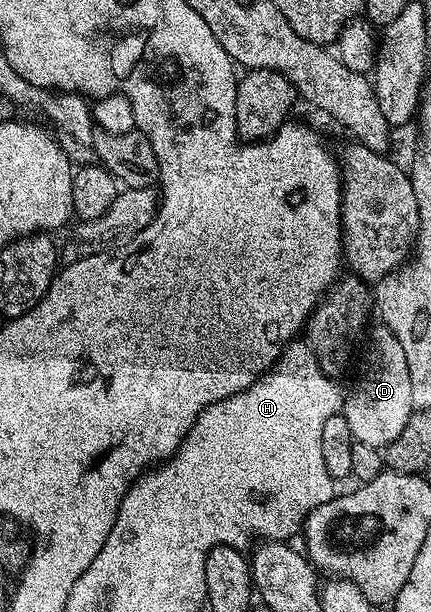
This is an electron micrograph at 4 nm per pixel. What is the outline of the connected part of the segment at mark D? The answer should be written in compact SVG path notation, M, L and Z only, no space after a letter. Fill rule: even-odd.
M378 323L369 330L370 341L358 377L342 403L355 442L385 448L392 443L415 411L406 353L390 328Z

